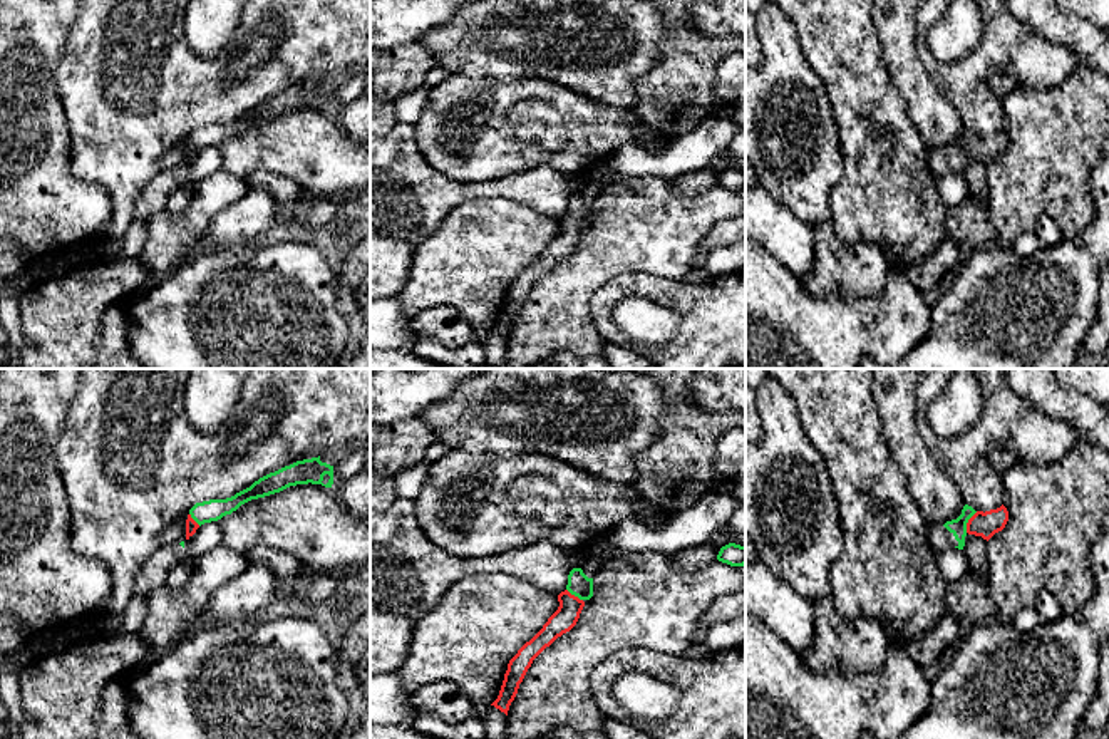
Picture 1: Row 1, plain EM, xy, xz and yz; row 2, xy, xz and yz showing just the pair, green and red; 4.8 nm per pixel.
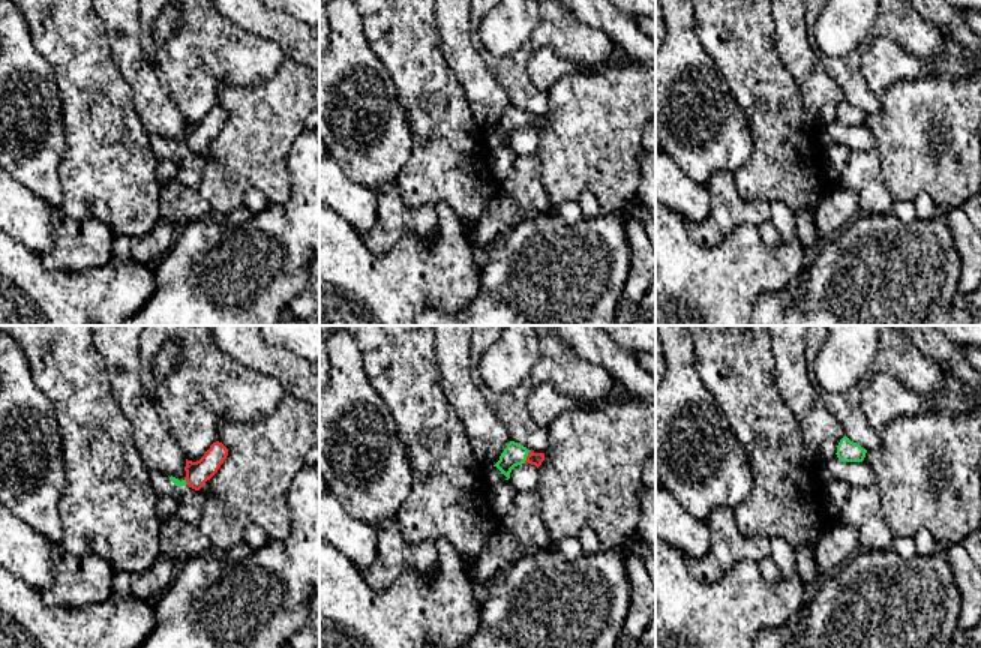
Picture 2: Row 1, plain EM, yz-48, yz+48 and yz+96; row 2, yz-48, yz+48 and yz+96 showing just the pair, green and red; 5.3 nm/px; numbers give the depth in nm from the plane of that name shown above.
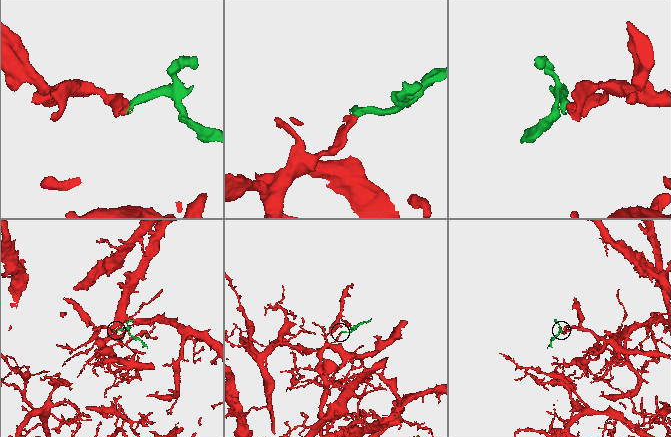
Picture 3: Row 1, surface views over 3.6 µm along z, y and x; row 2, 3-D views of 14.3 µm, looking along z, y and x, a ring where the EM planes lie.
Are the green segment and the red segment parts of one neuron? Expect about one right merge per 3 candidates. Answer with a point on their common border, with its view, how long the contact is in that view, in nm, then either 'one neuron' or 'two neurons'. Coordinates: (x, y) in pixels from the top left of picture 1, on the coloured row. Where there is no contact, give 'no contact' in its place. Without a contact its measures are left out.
contact yz (967, 521); length 120 nm; one neuron

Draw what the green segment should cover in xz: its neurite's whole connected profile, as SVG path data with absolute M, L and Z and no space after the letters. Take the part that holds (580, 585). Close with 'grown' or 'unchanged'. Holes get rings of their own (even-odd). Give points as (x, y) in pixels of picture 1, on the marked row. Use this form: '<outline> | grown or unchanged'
M573 568L568 575L566 590L558 595L560 607L548 618L543 628L526 642L509 660L498 699L491 704L508 716L519 684L523 682L533 660L549 647L558 637L570 632L585 607L593 597L593 578L588 578L581 568Z | grown

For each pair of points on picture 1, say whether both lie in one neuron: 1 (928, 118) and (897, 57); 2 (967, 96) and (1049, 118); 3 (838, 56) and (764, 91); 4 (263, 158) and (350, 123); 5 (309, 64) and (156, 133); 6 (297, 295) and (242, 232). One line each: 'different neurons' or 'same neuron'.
1: same neuron
2: different neurons
3: different neurons
4: different neurons
5: same neuron
6: different neurons

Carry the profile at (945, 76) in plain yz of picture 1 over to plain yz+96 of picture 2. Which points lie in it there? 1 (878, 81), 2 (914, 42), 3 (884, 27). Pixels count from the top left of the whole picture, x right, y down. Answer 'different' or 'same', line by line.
1: different
2: same
3: same

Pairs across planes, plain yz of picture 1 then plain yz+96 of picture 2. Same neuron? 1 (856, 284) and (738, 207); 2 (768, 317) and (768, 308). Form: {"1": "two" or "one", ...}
{"1": "one", "2": "two"}

